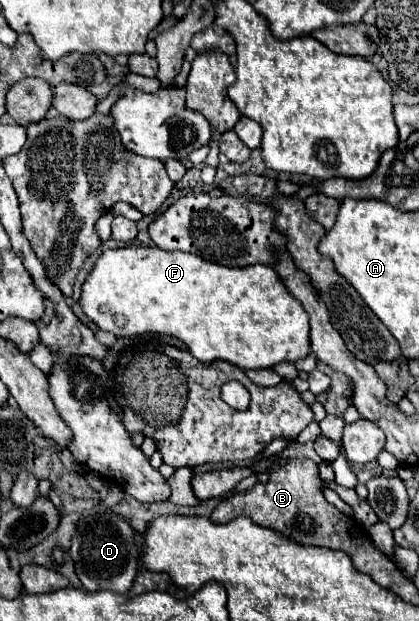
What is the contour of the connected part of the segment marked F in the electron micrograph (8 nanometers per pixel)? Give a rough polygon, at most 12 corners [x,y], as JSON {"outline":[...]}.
{"outline":[[107,249],[81,307],[117,337],[165,333],[203,363],[311,353],[271,267]]}

